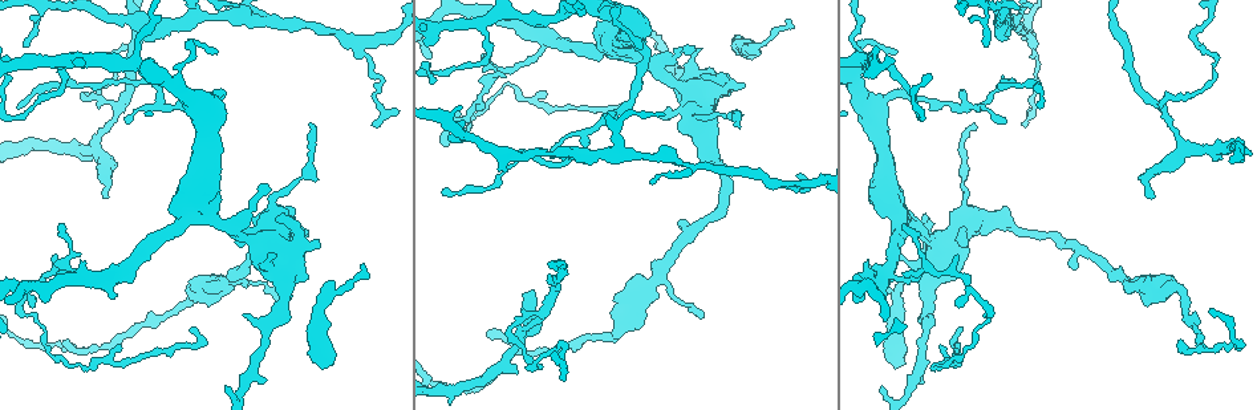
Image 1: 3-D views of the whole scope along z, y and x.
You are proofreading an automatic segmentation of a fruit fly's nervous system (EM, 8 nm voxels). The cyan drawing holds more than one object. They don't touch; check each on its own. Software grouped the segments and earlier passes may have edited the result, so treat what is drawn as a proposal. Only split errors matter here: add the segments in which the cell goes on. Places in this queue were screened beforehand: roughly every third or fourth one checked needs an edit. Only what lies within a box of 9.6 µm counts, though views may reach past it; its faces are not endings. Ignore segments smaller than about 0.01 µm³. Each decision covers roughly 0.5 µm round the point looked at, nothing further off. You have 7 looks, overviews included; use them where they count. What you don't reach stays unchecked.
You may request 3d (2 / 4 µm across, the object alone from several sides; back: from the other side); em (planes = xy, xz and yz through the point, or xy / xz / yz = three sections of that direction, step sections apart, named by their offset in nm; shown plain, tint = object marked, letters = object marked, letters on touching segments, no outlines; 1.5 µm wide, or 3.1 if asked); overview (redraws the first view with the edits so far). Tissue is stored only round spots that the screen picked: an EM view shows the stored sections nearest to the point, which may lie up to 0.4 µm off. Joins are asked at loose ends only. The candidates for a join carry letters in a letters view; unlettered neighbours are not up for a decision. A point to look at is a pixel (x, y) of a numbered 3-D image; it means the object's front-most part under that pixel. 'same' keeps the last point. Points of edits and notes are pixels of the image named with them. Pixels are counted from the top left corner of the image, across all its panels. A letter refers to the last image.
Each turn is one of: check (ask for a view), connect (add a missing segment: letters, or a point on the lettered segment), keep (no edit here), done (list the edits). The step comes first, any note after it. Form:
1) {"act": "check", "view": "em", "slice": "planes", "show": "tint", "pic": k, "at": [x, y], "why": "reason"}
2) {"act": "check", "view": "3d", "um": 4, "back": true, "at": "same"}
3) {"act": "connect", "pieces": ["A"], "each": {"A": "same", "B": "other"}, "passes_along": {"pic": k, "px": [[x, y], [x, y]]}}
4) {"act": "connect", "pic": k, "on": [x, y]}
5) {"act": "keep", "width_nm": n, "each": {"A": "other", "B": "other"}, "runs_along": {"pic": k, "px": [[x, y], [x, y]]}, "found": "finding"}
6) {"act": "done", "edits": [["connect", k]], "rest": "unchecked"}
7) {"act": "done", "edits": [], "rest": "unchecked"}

{"act": "check", "view": "em", "slice": "planes", "show": "letters", "pic": 1, "at": [25, 46], "why": "tapers out"}

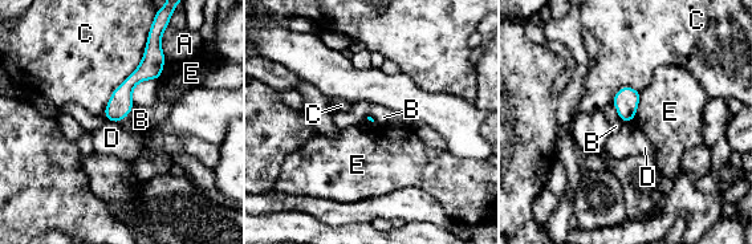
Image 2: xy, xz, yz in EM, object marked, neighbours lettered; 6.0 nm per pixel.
{"act": "keep", "each": {"A": "other", "B": "other", "C": "other", "D": "other", "E": "other"}, "found": "none of them fits"}

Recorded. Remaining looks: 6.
{"act": "check", "view": "em", "slice": "xz", "step": 4, "show": "tint", "pic": 1, "at": [700, 75], "why": "an open end"}

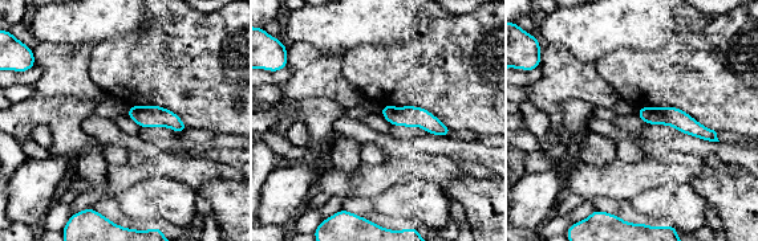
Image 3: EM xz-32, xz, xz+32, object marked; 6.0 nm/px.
{"act": "check", "view": "em", "slice": "planes", "show": "letters", "at": "same", "why": "cut it another way"}

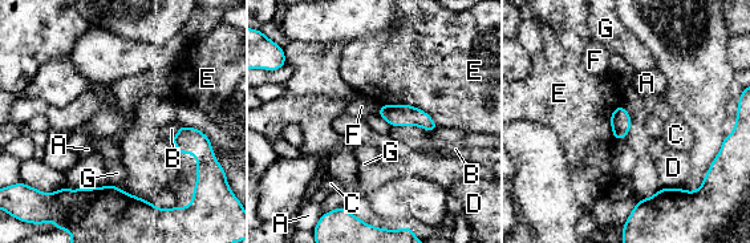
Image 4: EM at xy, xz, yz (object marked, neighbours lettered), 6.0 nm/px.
{"act": "keep", "each": {"A": "other", "B": "other", "C": "other", "D": "other", "E": "other", "F": "other", "G": "other"}, "border": {"pic": 4, "px": [[381, 104], [376, 113]]}, "found": "no lettered segment goes on from it"}

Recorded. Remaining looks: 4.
{"act": "check", "view": "em", "slice": "planes", "show": "letters", "pic": 1, "at": [870, 265], "why": "thin end"}

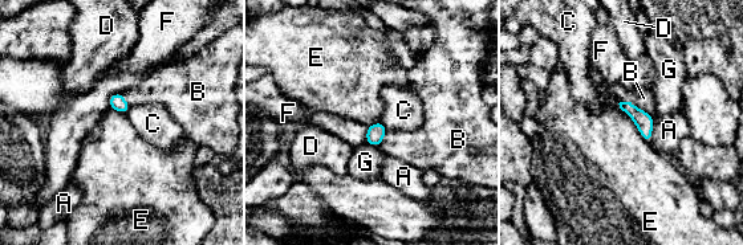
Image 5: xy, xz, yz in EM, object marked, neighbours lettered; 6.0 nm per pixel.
{"act": "keep", "each": {"A": "other", "B": "other", "C": "other", "D": "other", "E": "other", "F": "other", "G": "other"}, "found": "none of them fits"}

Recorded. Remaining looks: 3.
{"act": "done", "edits": [], "rest": "unchecked"}

